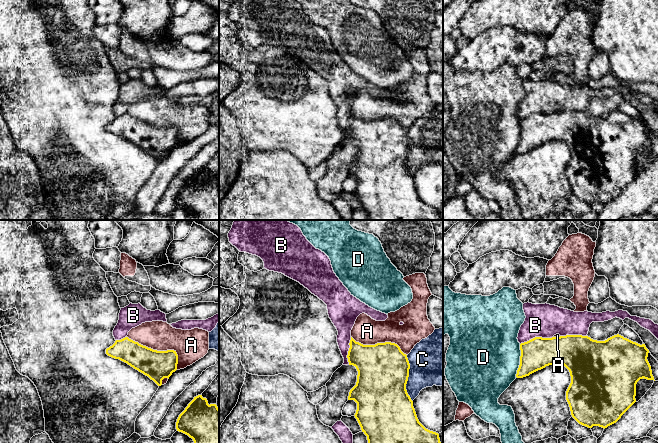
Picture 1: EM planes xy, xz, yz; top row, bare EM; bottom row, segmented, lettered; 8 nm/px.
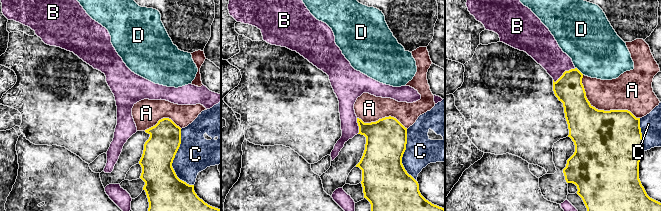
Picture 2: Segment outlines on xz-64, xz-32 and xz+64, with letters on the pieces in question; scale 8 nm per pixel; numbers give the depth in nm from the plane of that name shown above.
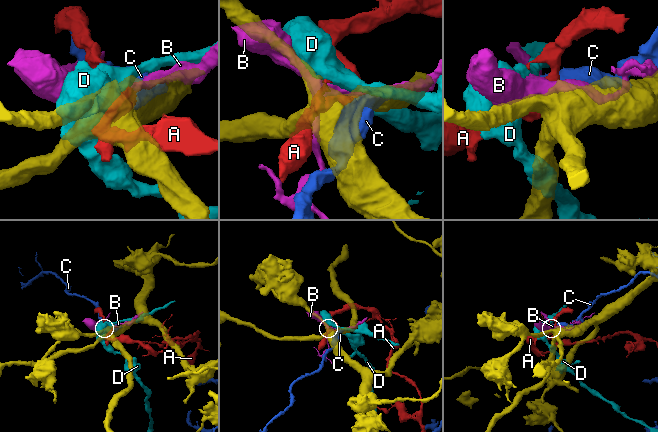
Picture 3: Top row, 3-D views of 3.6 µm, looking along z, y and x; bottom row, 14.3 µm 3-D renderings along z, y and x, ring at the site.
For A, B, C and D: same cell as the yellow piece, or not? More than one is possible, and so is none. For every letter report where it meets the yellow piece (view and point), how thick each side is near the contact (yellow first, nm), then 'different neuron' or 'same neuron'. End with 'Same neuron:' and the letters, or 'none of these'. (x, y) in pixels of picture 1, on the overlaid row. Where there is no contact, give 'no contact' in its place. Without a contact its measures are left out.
A: meets yellow in xy at (160, 351); 240 nm thick on the yellow side, 260 nm on the other; different neuron
B: meets yellow in yz at (536, 337); 260 nm thick on the yellow side, 280 nm on the other; different neuron
C: meets yellow in xz at (407, 378); 420 nm thick on the yellow side, 380 nm on the other; different neuron
D: meets yellow in yz at (520, 360); 260 nm thick on the yellow side, 500 nm on the other; different neuron
Same neuron: none of these

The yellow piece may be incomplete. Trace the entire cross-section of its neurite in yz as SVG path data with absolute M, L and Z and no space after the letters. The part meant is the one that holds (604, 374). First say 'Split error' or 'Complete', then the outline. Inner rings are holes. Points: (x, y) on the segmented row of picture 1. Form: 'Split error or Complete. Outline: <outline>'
Complete. Outline: M617 334L605 341L593 340L588 336L566 335L552 338L535 337L520 344L520 365L516 377L523 378L553 364L563 364L570 372L571 383L566 391L572 417L588 428L599 426L607 428L616 423L636 402L636 384L640 379L654 380L651 366L647 360L649 350L645 344L638 344Z

